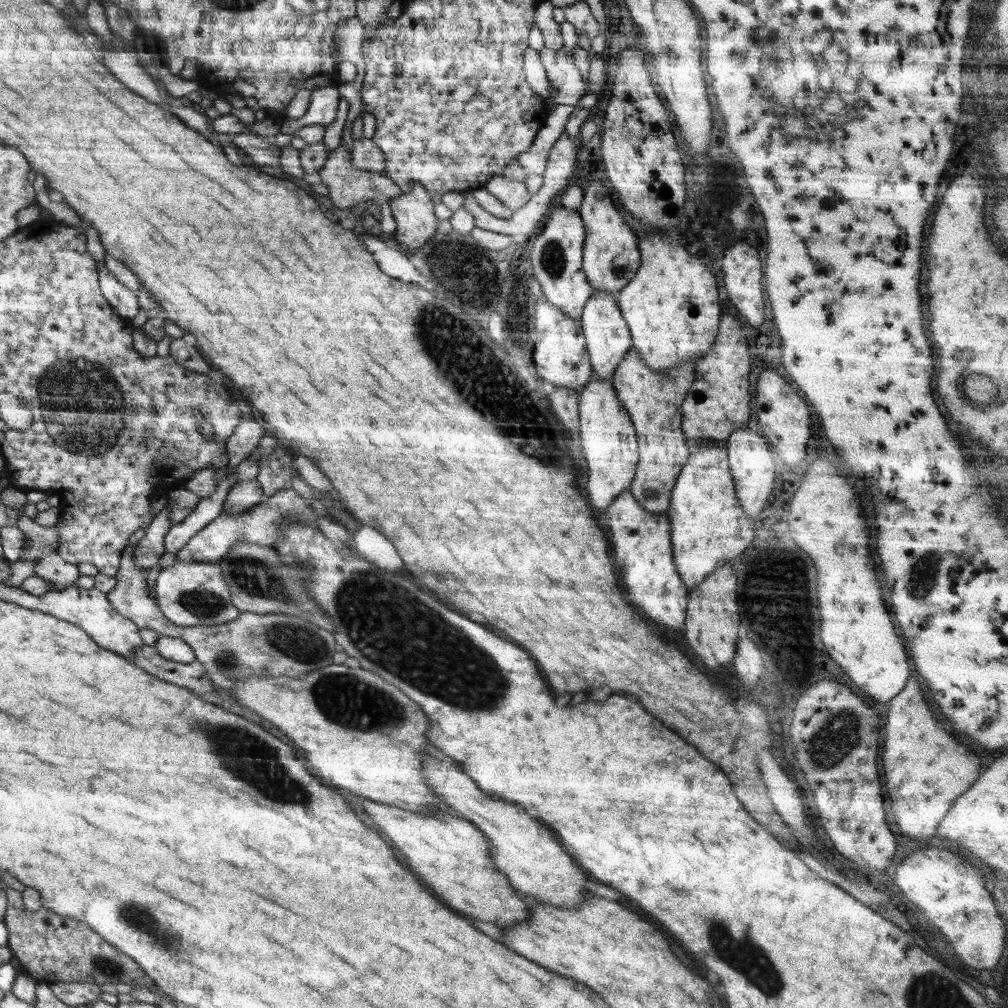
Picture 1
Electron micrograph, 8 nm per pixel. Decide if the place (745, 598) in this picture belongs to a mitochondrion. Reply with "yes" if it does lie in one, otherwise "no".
no

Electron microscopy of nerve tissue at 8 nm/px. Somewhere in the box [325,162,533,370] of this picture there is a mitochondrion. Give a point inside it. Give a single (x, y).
(452, 277)

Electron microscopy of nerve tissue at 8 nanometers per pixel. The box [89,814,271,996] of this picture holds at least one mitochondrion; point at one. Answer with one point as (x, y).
(136, 916)

